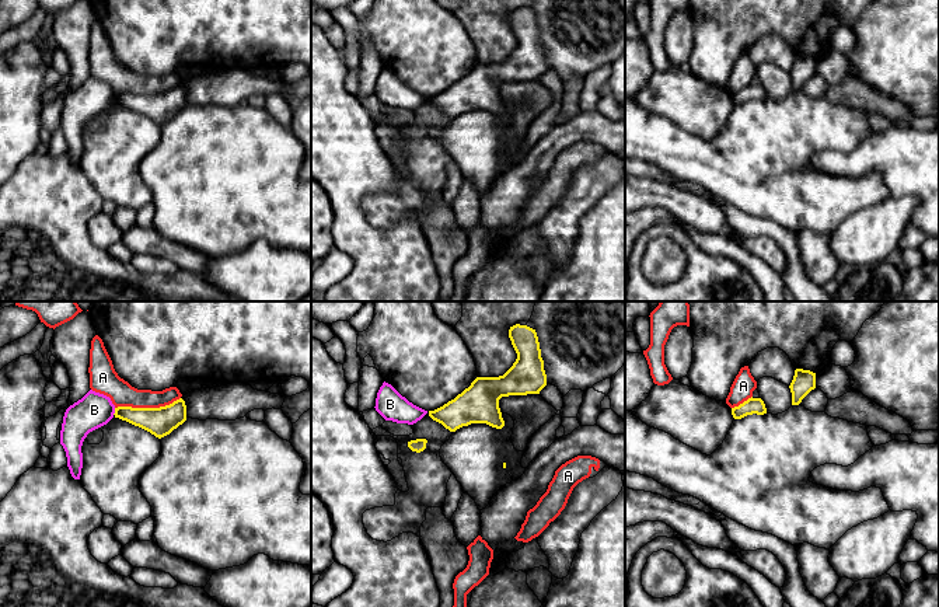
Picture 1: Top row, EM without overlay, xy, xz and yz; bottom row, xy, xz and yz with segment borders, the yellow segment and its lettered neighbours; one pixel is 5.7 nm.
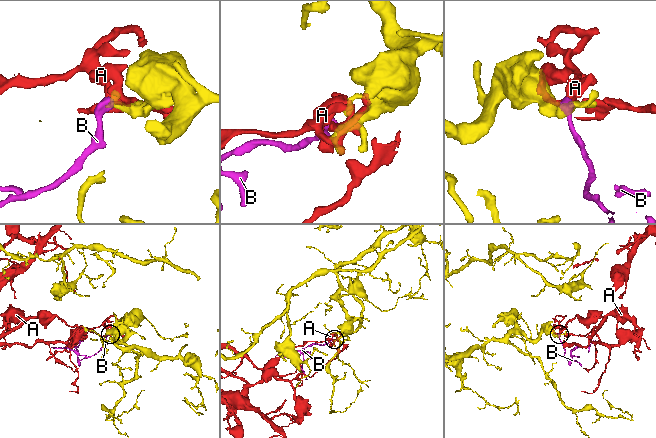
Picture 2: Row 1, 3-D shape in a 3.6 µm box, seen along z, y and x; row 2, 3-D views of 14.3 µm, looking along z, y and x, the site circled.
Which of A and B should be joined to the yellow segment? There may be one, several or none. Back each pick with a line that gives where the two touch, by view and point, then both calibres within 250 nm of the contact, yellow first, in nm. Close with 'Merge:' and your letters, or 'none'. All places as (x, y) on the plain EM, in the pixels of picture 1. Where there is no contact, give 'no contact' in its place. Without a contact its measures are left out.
Merge: none

